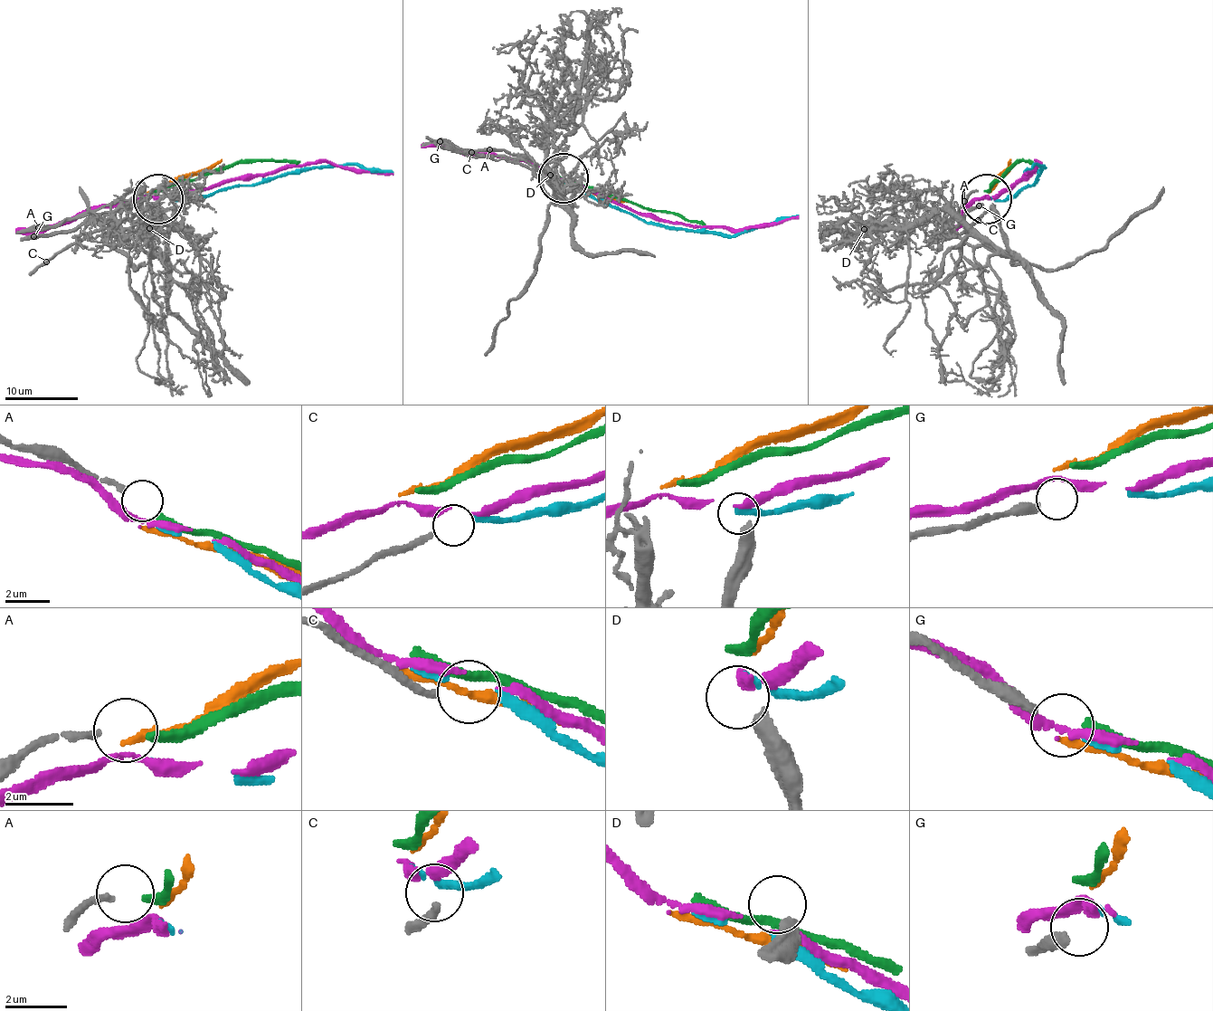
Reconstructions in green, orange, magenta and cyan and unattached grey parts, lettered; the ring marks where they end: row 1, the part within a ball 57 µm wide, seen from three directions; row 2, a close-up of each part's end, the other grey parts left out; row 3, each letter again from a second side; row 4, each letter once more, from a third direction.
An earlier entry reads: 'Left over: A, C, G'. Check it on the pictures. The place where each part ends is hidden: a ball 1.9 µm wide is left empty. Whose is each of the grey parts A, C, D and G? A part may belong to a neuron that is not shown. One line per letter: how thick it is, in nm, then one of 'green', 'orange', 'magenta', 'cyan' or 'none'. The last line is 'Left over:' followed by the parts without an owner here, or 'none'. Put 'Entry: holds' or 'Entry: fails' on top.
Entry: fails
A: calibre 240 nm; green
C: calibre 240 nm; none
D: calibre 460 nm; none
G: calibre 380 nm; none
Left over: C, D, G

